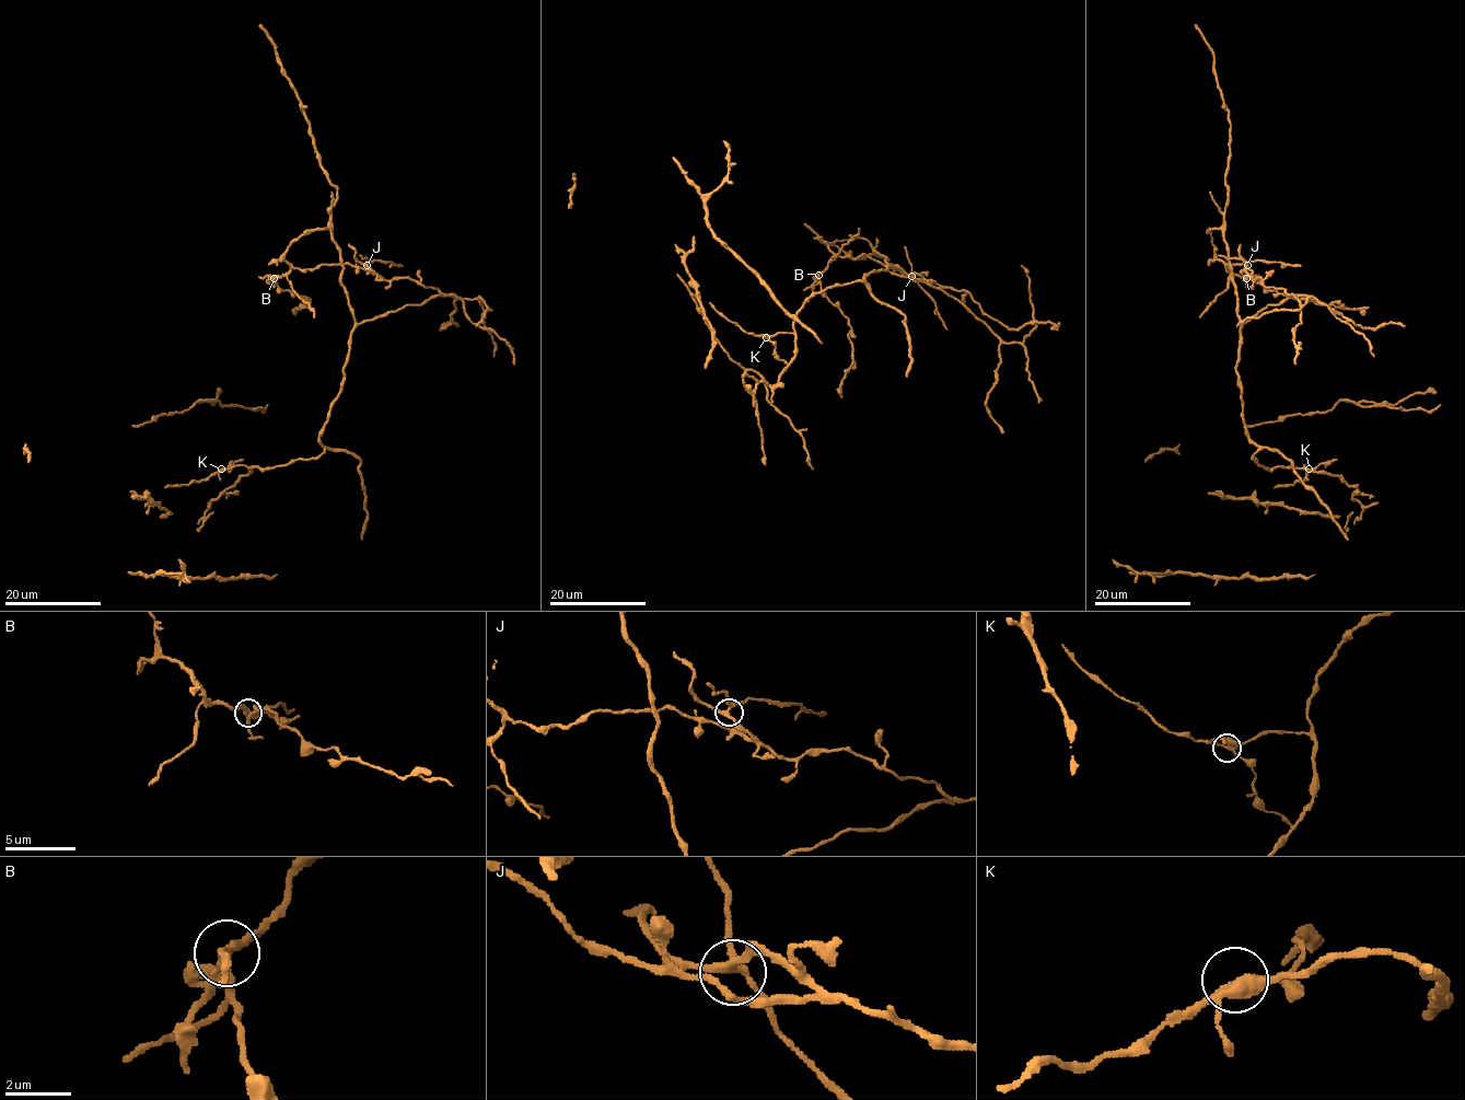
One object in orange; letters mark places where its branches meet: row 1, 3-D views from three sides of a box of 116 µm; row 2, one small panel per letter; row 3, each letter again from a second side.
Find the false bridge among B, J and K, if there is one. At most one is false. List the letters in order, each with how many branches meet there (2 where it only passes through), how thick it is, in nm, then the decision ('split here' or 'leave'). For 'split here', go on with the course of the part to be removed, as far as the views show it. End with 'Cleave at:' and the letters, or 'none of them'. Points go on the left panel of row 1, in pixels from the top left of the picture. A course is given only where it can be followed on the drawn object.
B: branches 4; calibre 300 nm; split here; course (274, 278), (278, 288), (306, 300), (307, 305), (298, 307)
J: branches 4; calibre 260 nm; leave
K: branches 4; calibre 340 nm; leave
Cleave at: B

